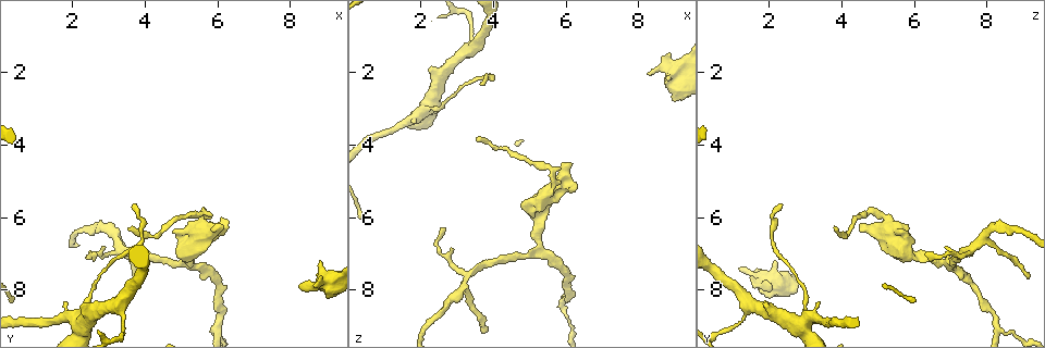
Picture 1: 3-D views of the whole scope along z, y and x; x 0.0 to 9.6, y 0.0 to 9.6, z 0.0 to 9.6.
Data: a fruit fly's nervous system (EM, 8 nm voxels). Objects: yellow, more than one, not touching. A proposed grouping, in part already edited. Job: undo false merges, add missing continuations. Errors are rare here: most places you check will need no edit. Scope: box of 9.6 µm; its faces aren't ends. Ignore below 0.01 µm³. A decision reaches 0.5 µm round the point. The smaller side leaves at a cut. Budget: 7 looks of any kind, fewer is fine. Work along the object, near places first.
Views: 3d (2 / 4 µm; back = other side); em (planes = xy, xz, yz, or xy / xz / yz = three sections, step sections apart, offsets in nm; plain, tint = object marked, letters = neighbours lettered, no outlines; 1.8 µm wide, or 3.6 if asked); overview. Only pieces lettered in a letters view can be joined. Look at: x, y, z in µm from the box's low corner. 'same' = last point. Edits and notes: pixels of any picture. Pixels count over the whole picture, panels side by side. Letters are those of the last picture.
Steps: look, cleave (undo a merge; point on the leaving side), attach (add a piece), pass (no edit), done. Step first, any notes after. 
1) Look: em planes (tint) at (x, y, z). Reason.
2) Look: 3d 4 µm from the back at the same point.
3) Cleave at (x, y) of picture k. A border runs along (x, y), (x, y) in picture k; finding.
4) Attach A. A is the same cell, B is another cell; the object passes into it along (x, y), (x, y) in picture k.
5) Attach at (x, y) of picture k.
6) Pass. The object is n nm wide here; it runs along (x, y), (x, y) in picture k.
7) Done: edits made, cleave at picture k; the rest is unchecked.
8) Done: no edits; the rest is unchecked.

Look: em xy step 16 (tint) at (8.80, 7.25, 2.20). Branch stops here.

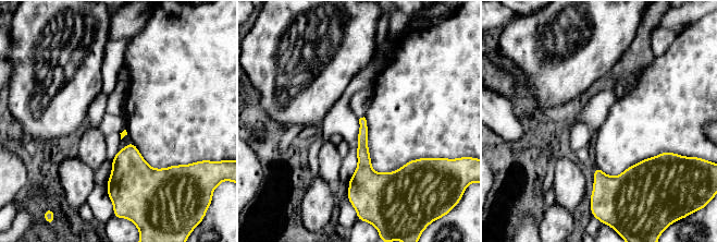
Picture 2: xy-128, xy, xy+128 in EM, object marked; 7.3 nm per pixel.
Look: em planes (letters) at the same point. Another direction.

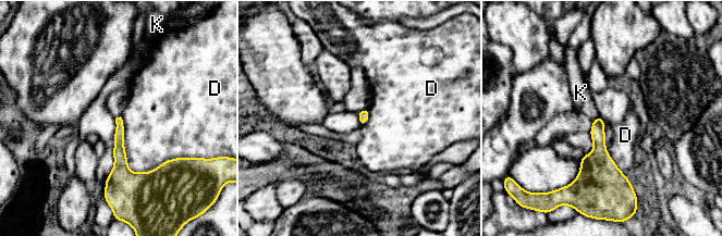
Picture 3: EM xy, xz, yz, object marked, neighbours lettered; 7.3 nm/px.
Pass. D and K are other cells; it runs along (119, 120), (119, 177), (110, 187) in picture 3; no lettered piece goes on from it.

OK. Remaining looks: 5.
Look: em yz step 16 (tint) at (5.30, 7.25, 6.70).

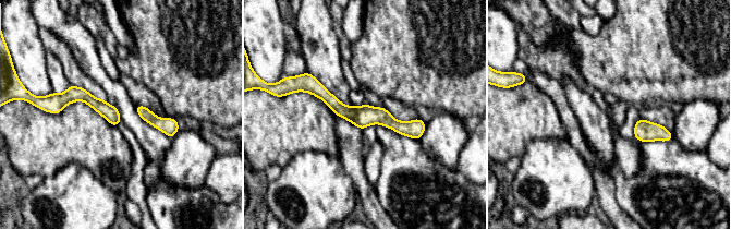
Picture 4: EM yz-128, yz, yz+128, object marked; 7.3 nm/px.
Look: em xz step 8 (letters) at the same point. Another direction.

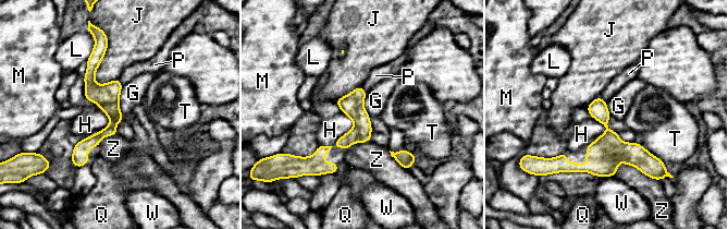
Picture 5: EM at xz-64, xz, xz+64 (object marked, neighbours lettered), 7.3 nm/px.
Pass. G, H, J, L, M, P, Q, T, W and Z are other cells; a border runs along (366, 92), (364, 108), (370, 116) in picture 5; continuous, no second neuron.

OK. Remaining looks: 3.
Look: 3d 4 µm at (5.90, 9.10, 8.35). Thin neck.

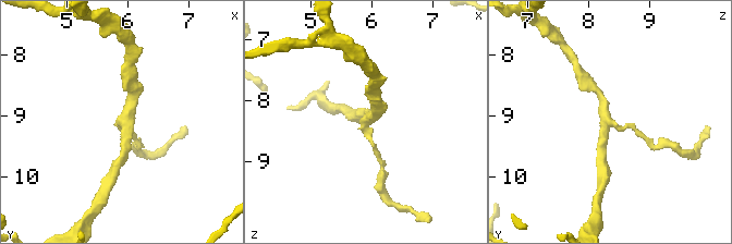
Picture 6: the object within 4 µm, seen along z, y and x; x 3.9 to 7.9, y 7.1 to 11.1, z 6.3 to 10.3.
Look: em 3.6 µm planes (letters) at (5.90, 9.10, 8.35). Shape alone is not enough.

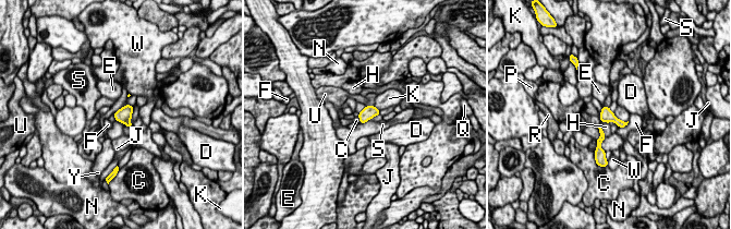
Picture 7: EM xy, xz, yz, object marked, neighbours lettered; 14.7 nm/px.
Pass. C, D, E, F, H, J, K, N, P, Q, R, S, U, W and Y are other cells; all the same neuron.

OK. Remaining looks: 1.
Done: no edits; the rest is unchecked.

